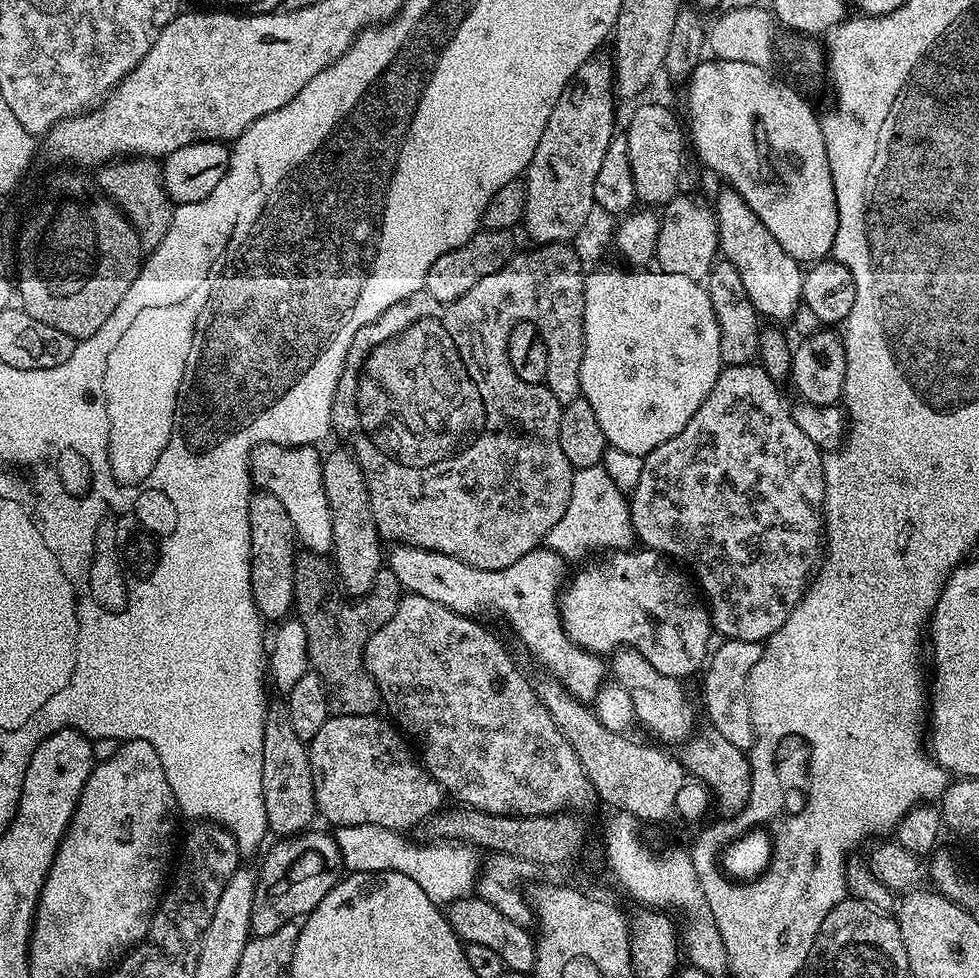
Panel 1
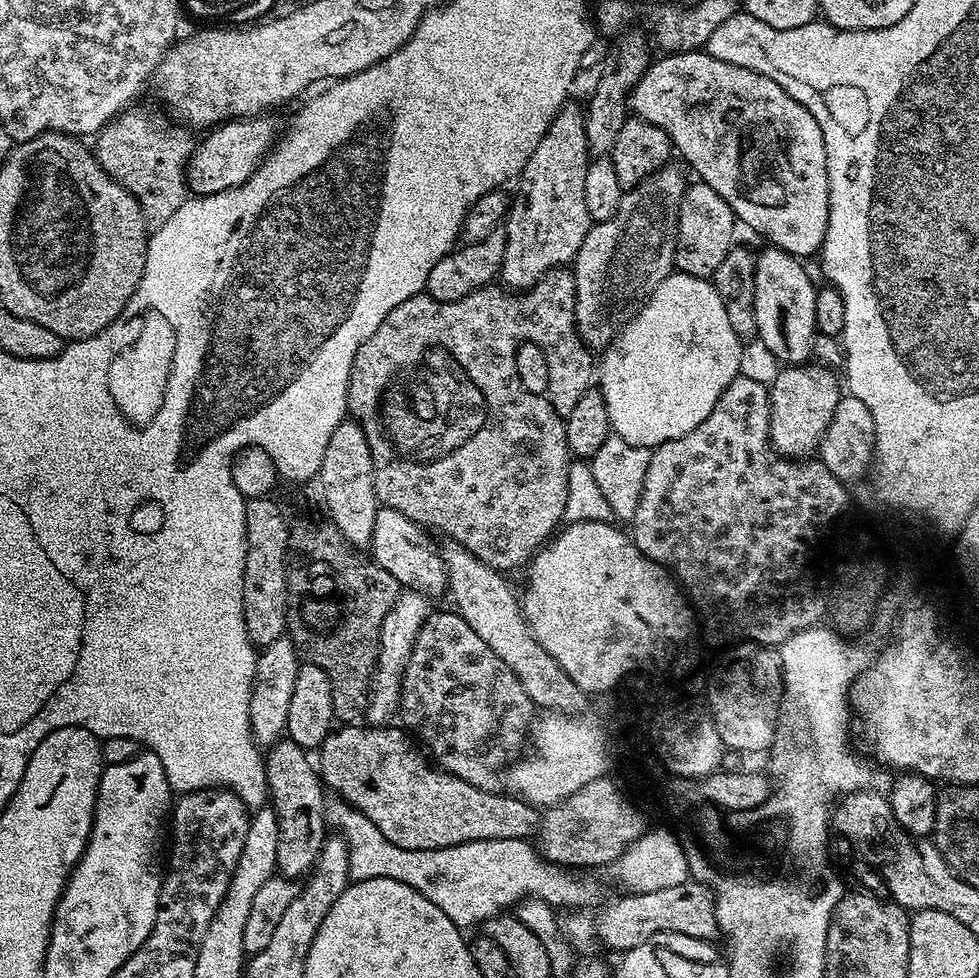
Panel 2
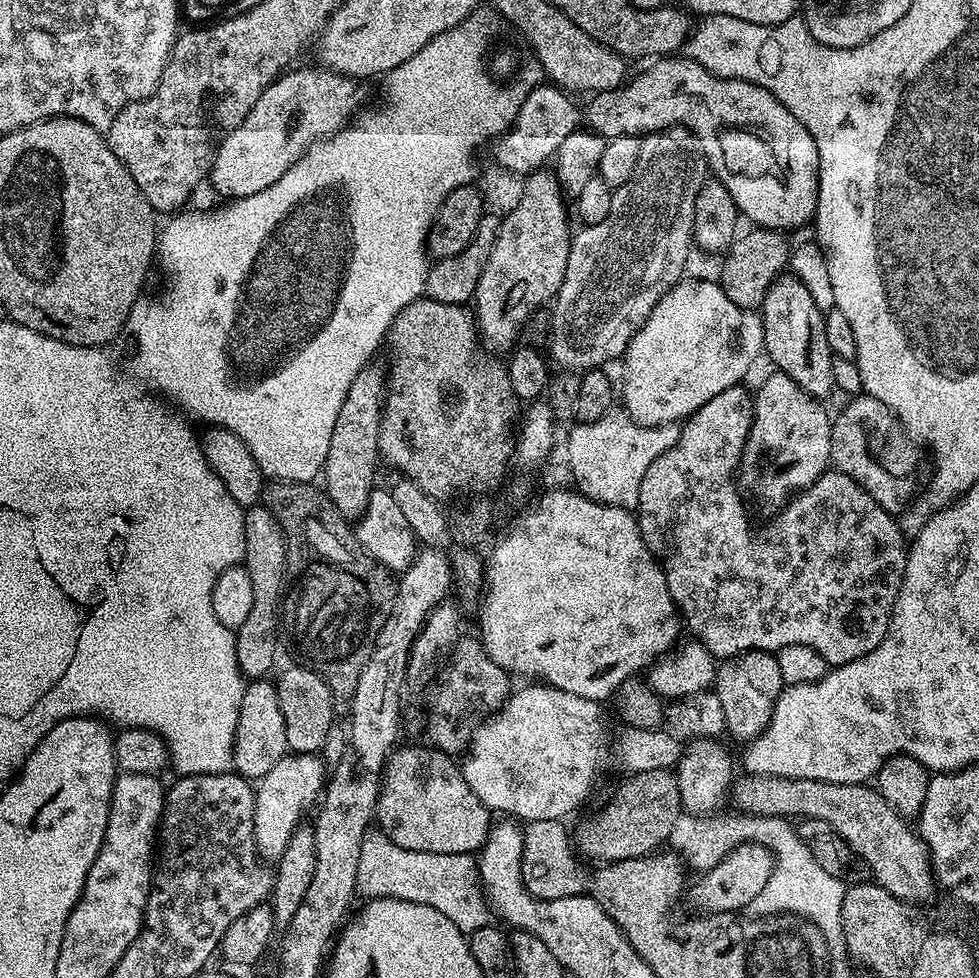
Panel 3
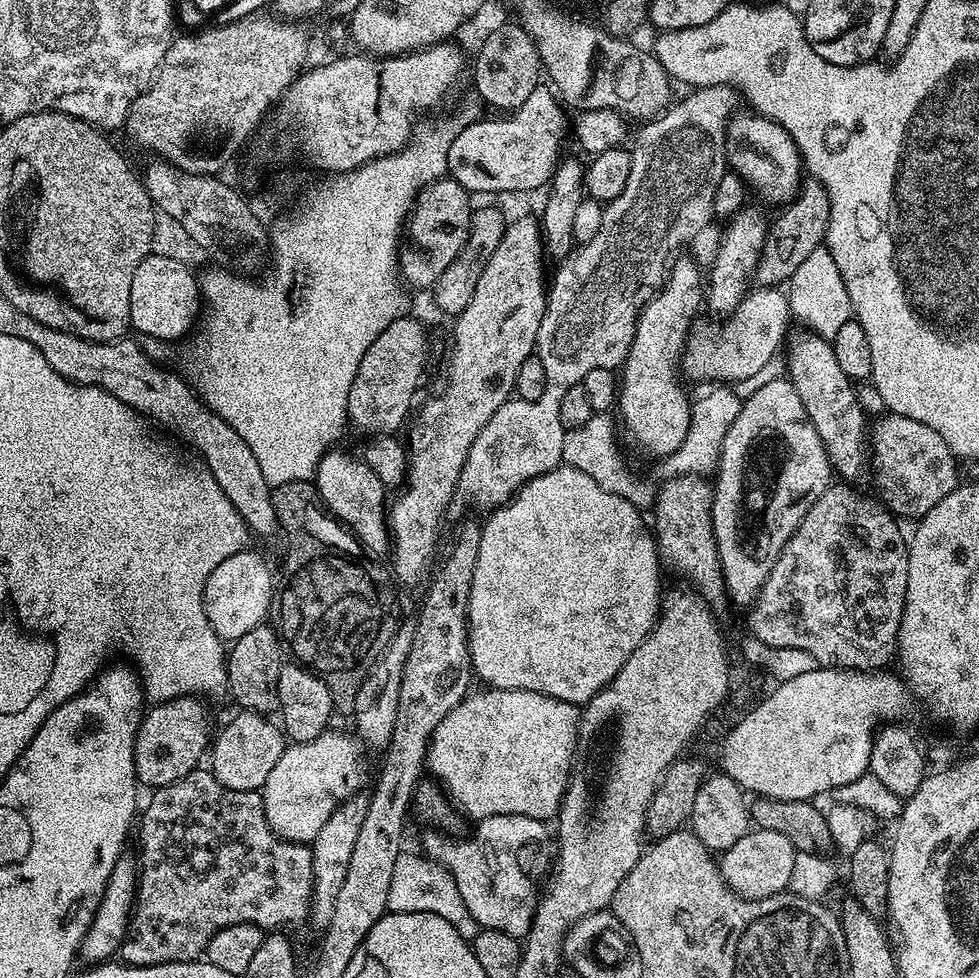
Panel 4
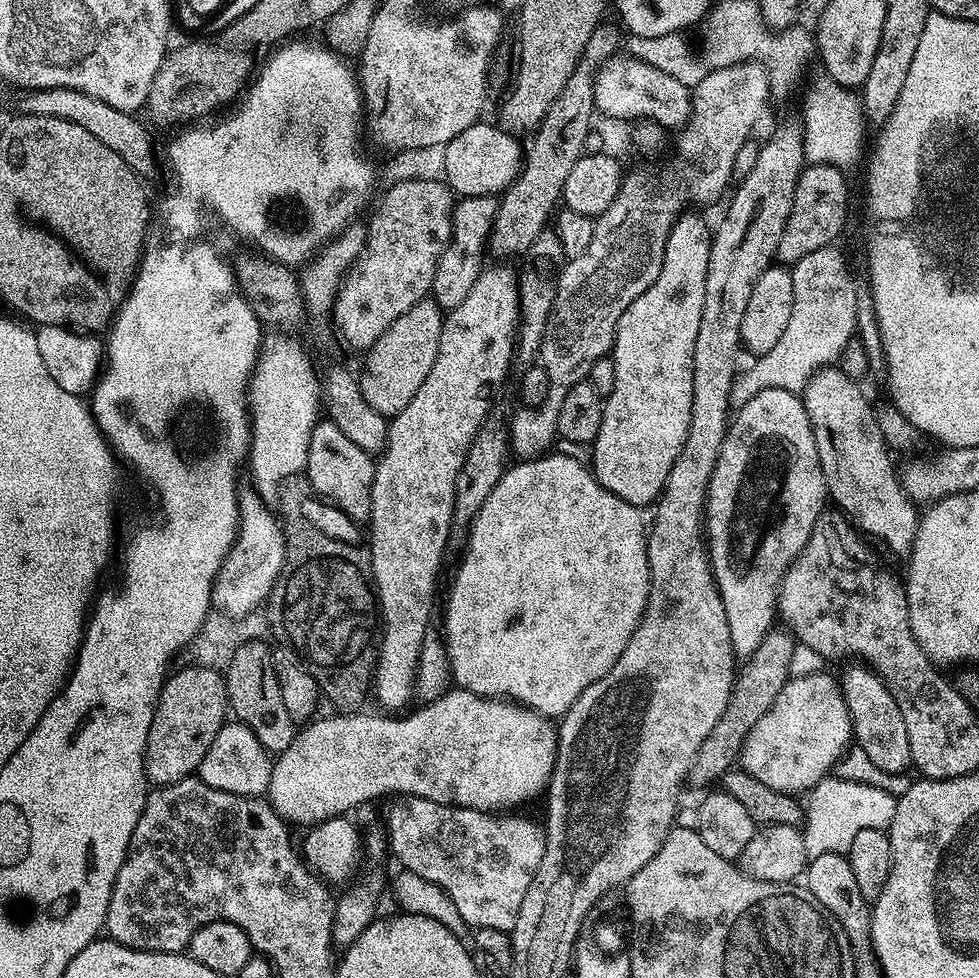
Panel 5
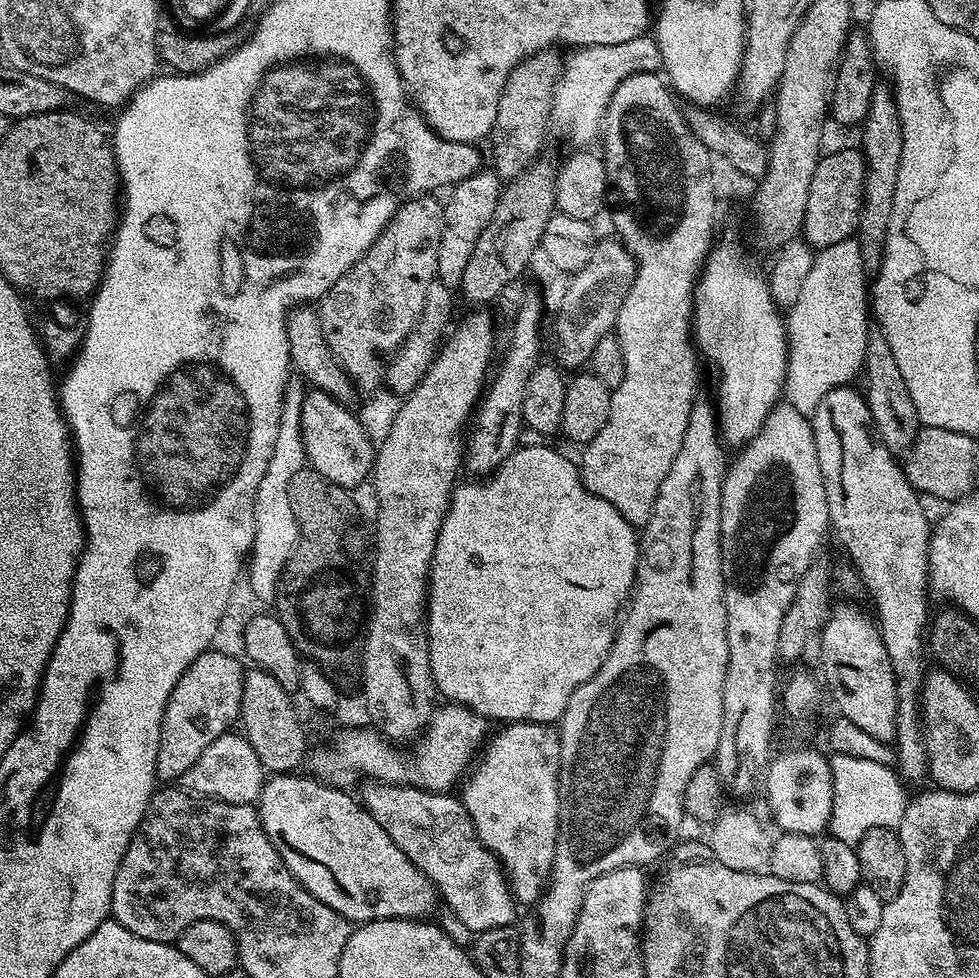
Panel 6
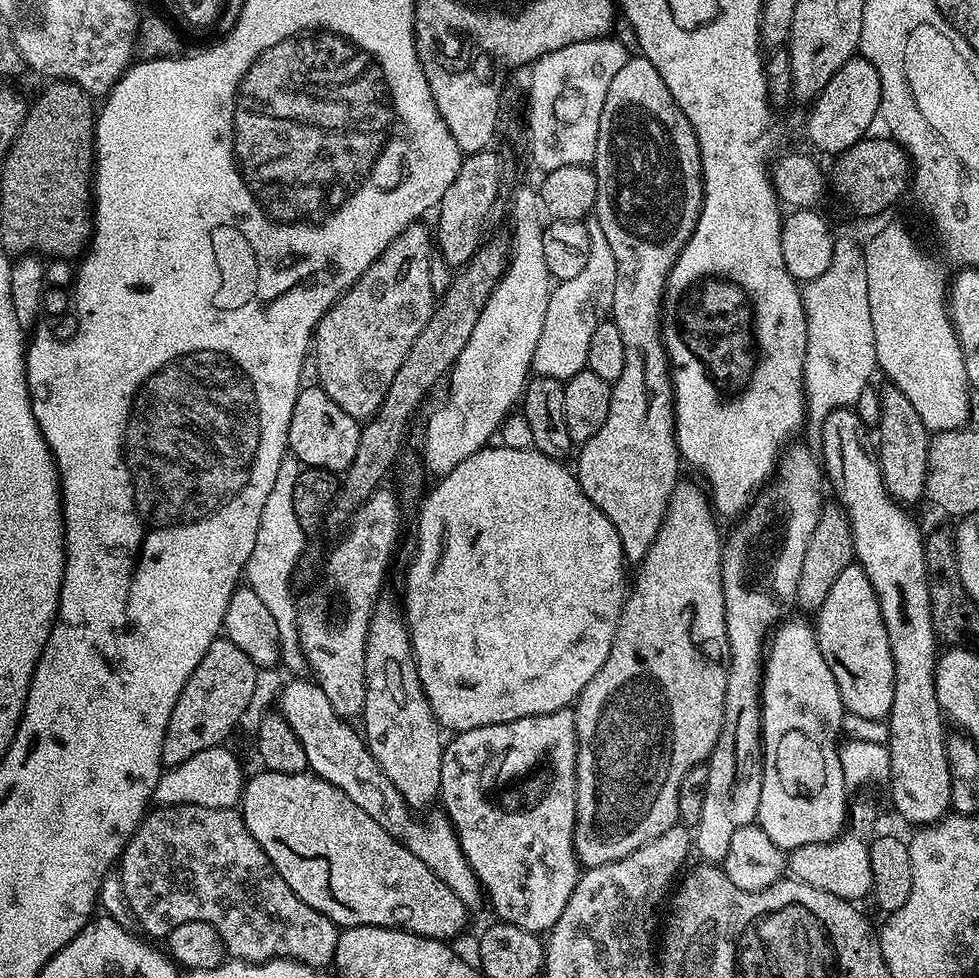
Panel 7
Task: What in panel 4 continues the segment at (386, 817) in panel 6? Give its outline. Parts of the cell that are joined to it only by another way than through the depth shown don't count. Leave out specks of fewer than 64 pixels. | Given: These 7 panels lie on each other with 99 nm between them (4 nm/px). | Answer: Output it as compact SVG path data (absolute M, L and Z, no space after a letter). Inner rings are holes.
M498 814L475 825L476 829L459 844L451 840L451 835L440 830L428 830L424 836L423 855L428 859L438 862L454 878L458 886L458 894L462 894L462 902L466 902L466 910L474 914L474 918L481 928L502 930L506 934L517 938L528 935L528 928L532 925L534 911L534 895L532 896L532 880L524 873L522 865L516 861L516 851L523 844L536 844L544 836L545 821L526 818L522 814Z

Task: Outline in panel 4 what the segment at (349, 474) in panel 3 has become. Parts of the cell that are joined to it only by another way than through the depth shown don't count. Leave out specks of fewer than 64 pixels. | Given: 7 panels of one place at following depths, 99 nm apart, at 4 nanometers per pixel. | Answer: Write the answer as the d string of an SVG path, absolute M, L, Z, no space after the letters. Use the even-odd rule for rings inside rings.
M405 314L390 322L390 326L370 342L370 350L366 350L362 362L358 362L358 374L354 374L348 395L348 420L351 427L353 424L360 432L372 436L399 433L417 403L416 391L424 380L424 367L428 364L428 340L423 326L410 316Z

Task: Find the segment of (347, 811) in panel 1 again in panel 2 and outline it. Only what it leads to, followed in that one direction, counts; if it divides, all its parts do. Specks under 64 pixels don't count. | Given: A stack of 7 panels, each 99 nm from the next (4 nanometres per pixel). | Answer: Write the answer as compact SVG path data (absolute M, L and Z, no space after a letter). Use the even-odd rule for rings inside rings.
M340 726L328 733L318 749L318 771L320 779L323 780L325 789L336 791L335 795L343 800L349 808L357 808L362 814L366 814L366 818L370 818L370 822L374 822L378 826L378 830L382 830L382 834L386 834L386 838L390 842L394 842L394 846L402 846L402 850L438 850L446 846L458 846L462 842L478 842L479 840L493 840L494 838L510 838L511 840L528 840L529 837L539 829L541 813L538 811L537 805L528 804L525 800L519 800L517 796L511 794L503 794L499 796L499 791L489 790L487 788L479 788L478 786L470 786L470 782L462 782L462 778L458 778L454 774L445 772L443 768L437 766L417 745L414 743L413 737L409 735L403 727L397 726L367 726L368 728L360 728L364 726Z

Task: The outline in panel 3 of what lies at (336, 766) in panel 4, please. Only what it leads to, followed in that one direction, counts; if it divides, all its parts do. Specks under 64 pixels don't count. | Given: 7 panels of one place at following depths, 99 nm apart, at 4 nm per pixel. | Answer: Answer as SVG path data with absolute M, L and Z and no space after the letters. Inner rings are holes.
M289 754L283 756L278 762L278 766L274 766L274 770L270 770L270 774L263 776L255 785L254 842L256 848L260 851L261 860L265 862L279 860L282 850L286 850L286 842L290 842L294 830L299 828L302 821L307 817L304 815L308 811L309 815L317 807L326 787L326 768L324 772L324 764L319 760L320 758L316 754Z

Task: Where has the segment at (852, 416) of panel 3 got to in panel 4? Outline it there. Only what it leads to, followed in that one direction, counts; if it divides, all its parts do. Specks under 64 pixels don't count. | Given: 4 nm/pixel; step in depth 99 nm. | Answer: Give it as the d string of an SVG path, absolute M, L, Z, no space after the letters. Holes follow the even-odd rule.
M884 414L870 424L870 472L876 475L876 492L881 504L897 518L919 518L946 494L960 487L957 456L946 446L946 438L923 420Z

